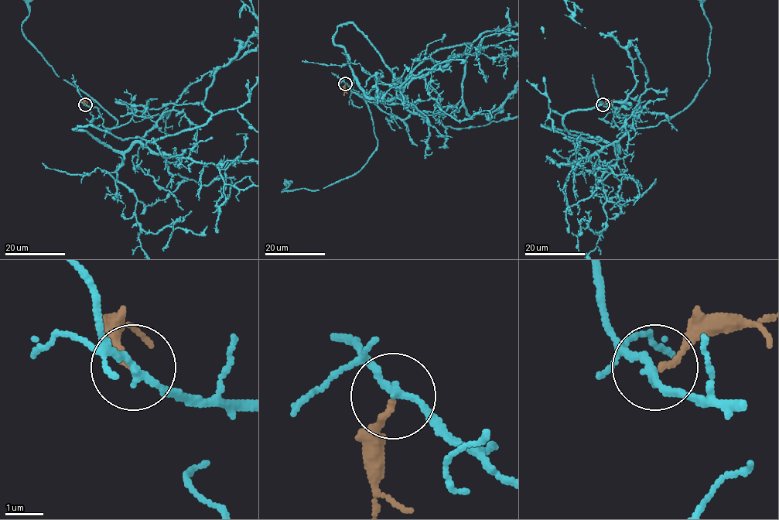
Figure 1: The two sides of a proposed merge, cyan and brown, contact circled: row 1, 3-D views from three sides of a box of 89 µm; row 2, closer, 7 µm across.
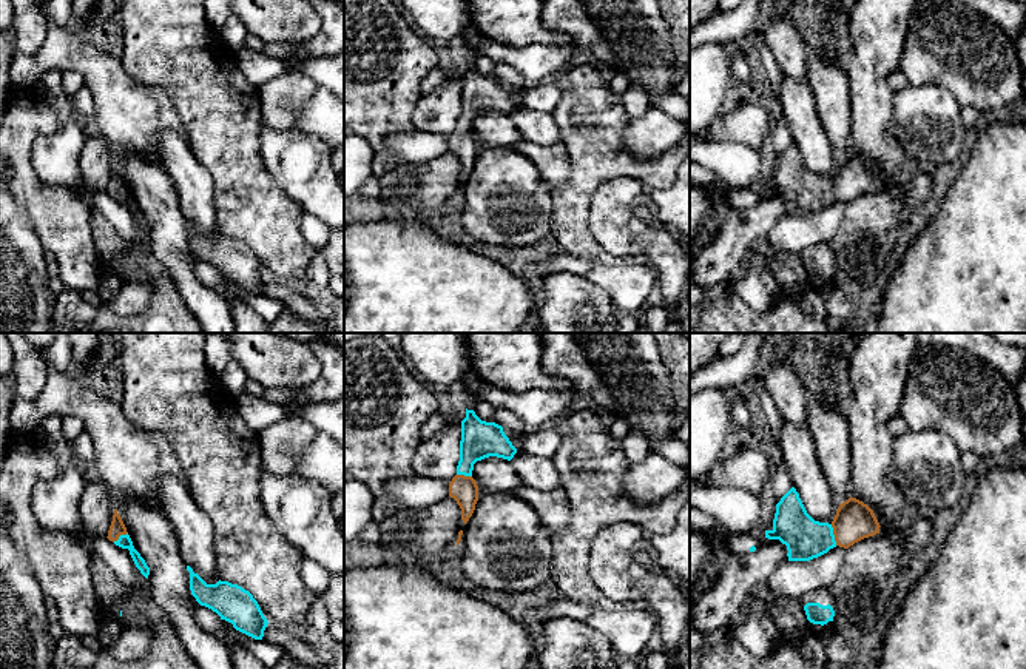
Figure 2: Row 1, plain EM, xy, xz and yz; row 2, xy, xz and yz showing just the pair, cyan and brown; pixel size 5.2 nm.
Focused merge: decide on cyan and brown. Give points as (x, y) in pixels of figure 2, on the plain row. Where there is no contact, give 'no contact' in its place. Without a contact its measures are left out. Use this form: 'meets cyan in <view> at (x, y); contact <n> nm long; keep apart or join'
meets cyan in yz at (833, 190); contact 120 nm long; join

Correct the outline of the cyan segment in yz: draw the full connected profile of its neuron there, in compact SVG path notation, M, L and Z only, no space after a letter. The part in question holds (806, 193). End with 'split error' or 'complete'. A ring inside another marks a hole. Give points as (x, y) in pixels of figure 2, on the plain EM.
M791 142L776 159L773 183L765 185L765 193L785 199L788 216L810 216L836 200L849 203L879 188L879 182L873 165L852 151L839 159L830 179L815 176Z; split error

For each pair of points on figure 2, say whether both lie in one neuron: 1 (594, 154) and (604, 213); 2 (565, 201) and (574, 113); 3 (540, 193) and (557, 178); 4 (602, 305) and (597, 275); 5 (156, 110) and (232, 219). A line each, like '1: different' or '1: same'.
1: different
2: same
3: different
4: different
5: different

